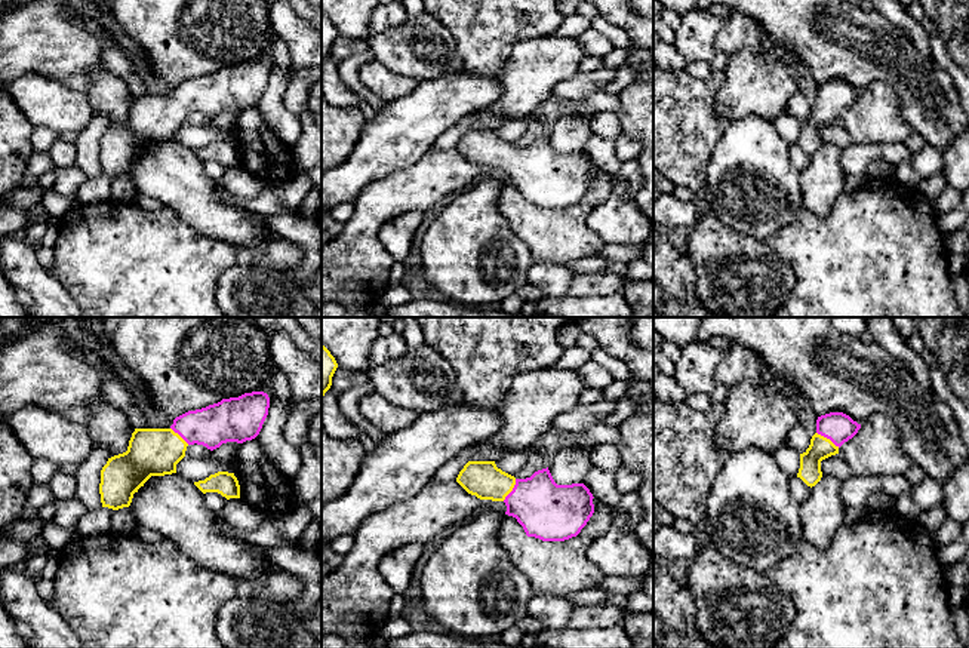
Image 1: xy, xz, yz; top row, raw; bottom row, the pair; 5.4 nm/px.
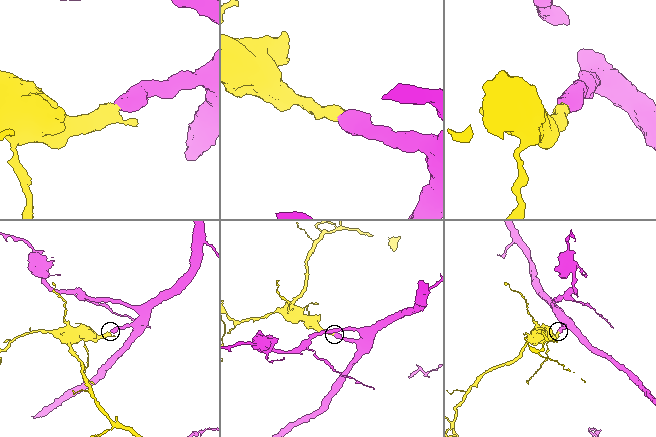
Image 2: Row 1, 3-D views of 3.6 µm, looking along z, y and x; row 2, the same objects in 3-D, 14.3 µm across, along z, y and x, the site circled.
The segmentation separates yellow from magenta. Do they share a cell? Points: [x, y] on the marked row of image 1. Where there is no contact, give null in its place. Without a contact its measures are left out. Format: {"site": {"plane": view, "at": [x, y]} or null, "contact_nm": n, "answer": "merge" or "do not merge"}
{"site": {"plane": "yz", "at": [828, 439]}, "contact_nm": 150, "answer": "merge"}

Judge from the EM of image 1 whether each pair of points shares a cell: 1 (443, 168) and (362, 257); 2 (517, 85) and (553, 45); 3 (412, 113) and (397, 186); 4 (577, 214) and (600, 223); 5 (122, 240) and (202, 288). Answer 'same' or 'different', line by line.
1: same
2: same
3: different
4: different
5: same

